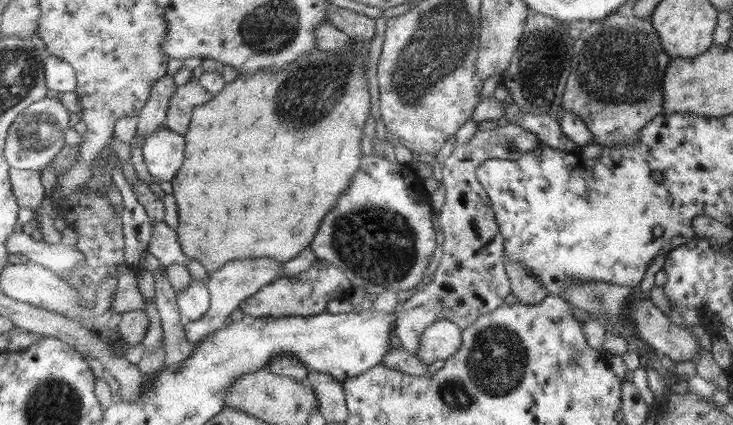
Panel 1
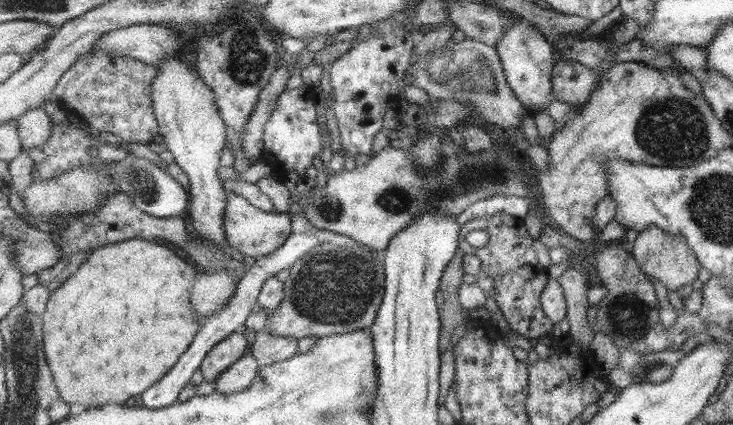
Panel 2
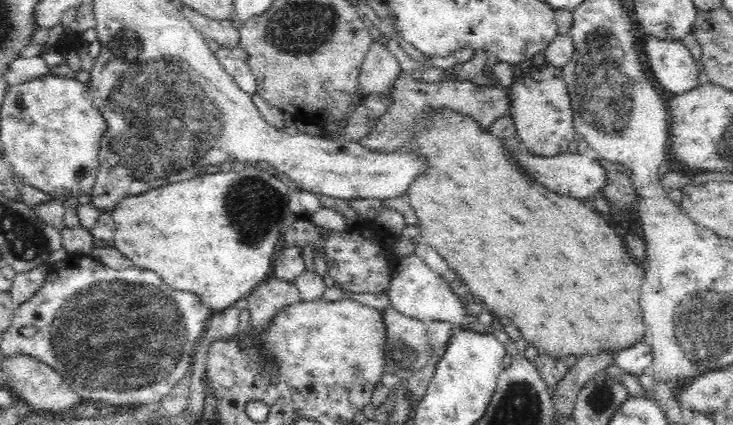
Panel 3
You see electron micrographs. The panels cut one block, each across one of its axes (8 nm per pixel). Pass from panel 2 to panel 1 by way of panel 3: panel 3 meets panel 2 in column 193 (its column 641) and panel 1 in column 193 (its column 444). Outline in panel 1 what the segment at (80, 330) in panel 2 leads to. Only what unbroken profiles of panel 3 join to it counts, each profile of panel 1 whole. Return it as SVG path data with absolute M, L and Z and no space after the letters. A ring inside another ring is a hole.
M352 38L354 42L353 47L349 49L349 57L344 58L343 55L331 55L331 53L325 53L317 49L311 53L311 55L305 55L296 62L292 62L290 66L284 66L281 72L272 72L272 70L262 70L257 74L242 73L233 81L225 85L225 88L217 95L213 96L207 104L201 104L195 108L195 112L192 116L190 124L190 131L185 135L186 137L186 159L179 174L172 180L174 197L177 198L177 204L179 204L179 218L181 222L178 228L179 238L182 241L183 251L187 254L189 259L198 261L203 265L204 269L210 274L211 272L219 271L225 264L231 263L231 260L243 260L243 258L261 258L261 259L275 259L281 263L287 263L289 260L295 259L299 256L299 253L306 251L308 247L311 247L315 234L319 232L319 224L323 220L323 216L327 216L327 212L333 208L333 204L338 205L339 197L349 188L350 182L354 179L355 173L362 167L361 156L363 156L363 150L361 150L361 138L365 134L365 124L367 124L367 118L369 118L369 112L371 112L371 94L369 94L369 84L367 83L367 58L369 58L369 42L366 40L356 40Z

